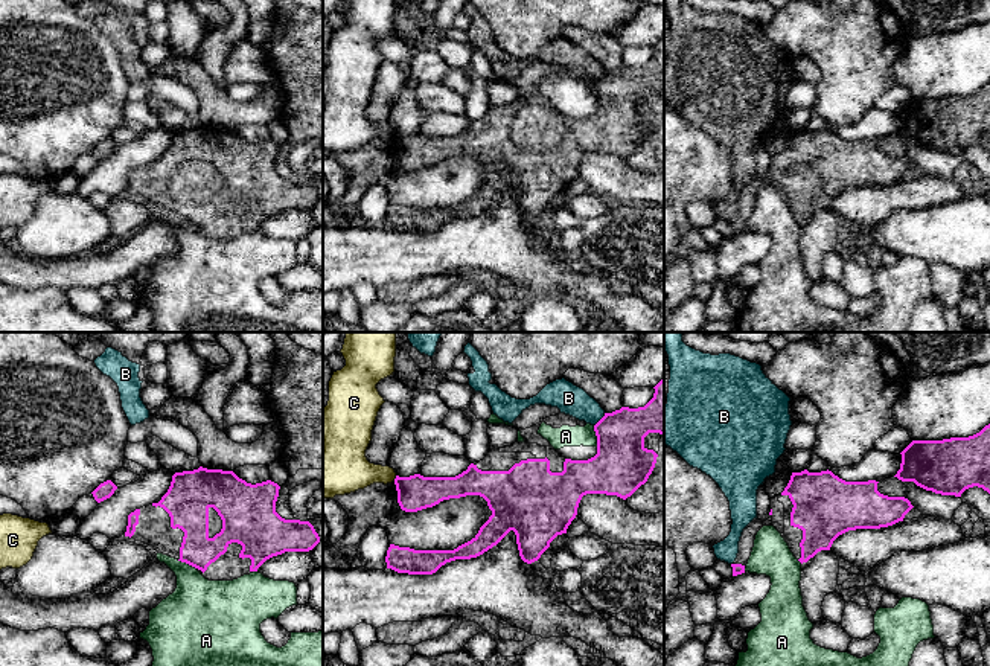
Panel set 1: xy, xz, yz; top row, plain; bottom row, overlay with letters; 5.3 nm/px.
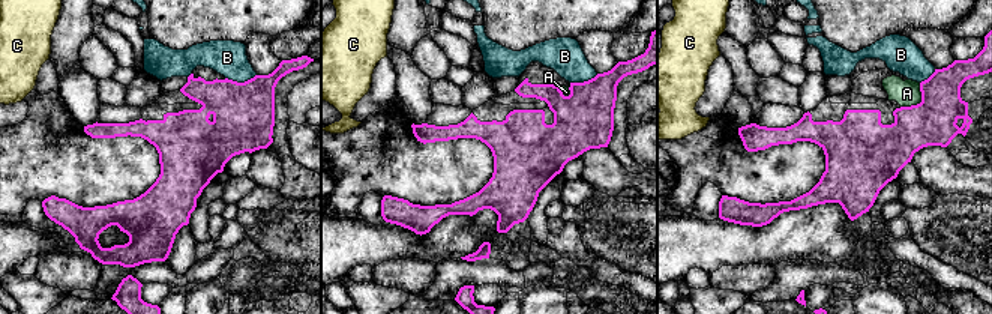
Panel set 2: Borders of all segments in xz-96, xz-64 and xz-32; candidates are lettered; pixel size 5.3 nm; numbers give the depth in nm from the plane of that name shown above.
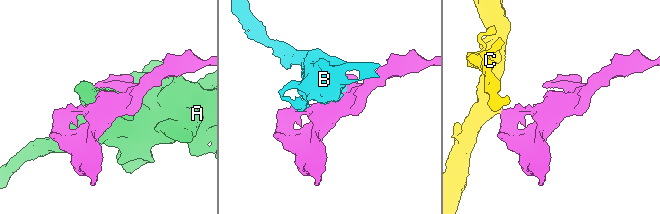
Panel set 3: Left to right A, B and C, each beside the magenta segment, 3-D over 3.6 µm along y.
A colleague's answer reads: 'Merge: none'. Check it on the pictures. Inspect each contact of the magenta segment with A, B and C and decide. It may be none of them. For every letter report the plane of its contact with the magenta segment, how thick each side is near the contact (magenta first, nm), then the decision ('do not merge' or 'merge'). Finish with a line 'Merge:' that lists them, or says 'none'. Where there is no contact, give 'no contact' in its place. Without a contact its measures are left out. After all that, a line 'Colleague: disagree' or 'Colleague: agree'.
A: meets magenta in xz; 300 nm thick on the magenta side, 110 nm on the other; do not merge
B: meets magenta in xz; 280 nm thick on the magenta side, 160 nm on the other; do not merge
C: meets magenta in xz; 190 nm thick on the magenta side, 220 nm on the other; do not merge
Merge: none
Colleague: agree

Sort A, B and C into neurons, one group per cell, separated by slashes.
A / B / C

